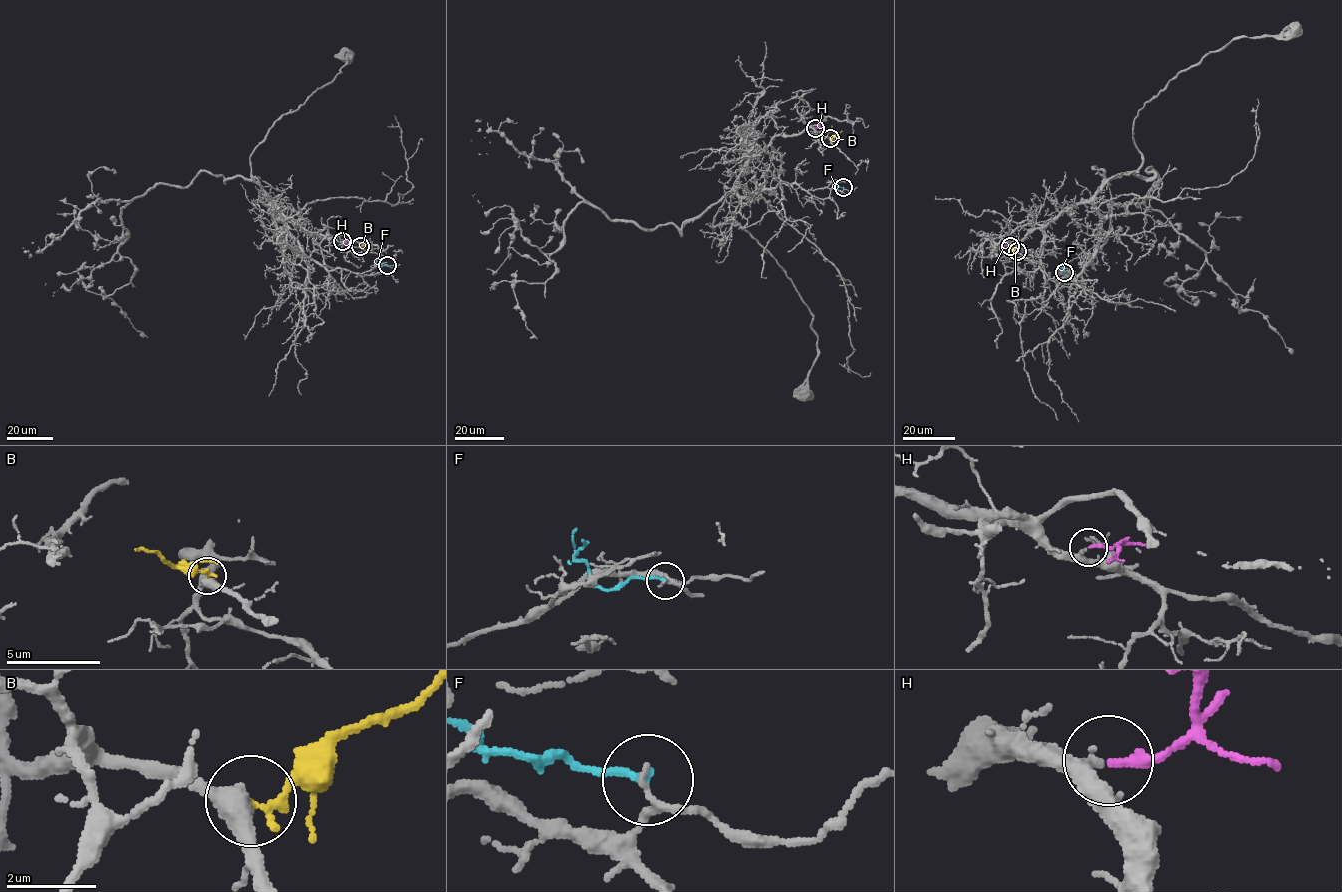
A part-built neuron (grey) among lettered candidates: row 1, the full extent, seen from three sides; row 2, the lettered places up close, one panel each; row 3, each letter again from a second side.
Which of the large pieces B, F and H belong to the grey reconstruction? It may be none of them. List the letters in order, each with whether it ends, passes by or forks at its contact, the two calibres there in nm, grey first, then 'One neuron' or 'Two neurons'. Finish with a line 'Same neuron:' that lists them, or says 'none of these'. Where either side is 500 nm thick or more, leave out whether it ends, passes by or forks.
B: It ends there. Thickness 420 nm (grey) against 200 nm. Two neurons
F: It ends there. Thickness 140 nm (grey) against 180 nm. Two neurons
H: It ends there. Thickness 280 nm (grey) against 240 nm. One neuron
Same neuron: H

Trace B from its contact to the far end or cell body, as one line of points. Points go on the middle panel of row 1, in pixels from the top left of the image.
B: (830, 138), (842, 131)

